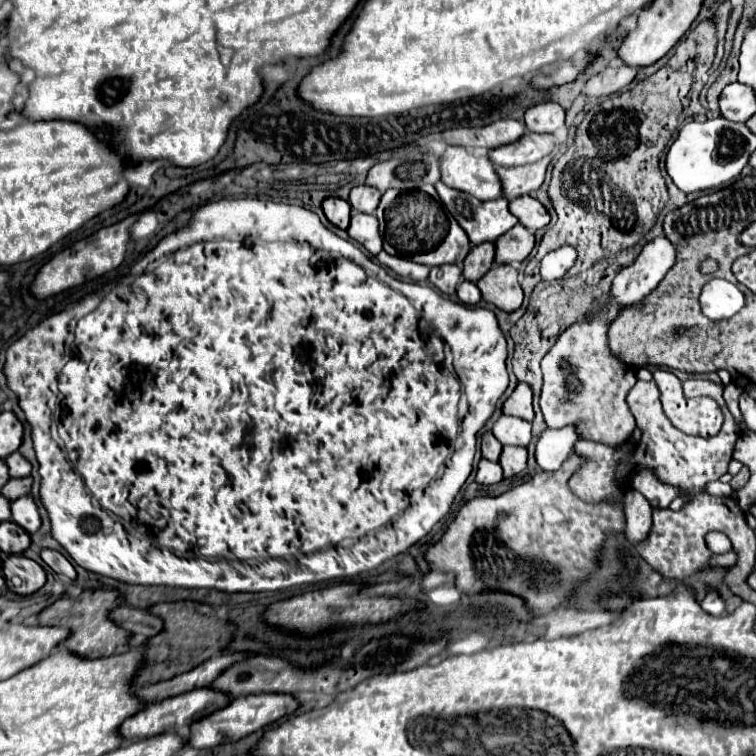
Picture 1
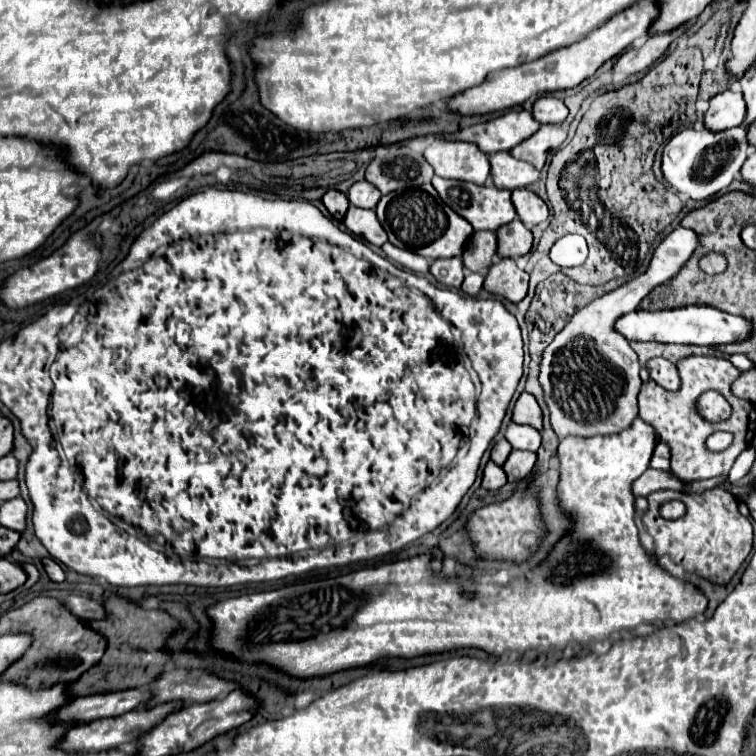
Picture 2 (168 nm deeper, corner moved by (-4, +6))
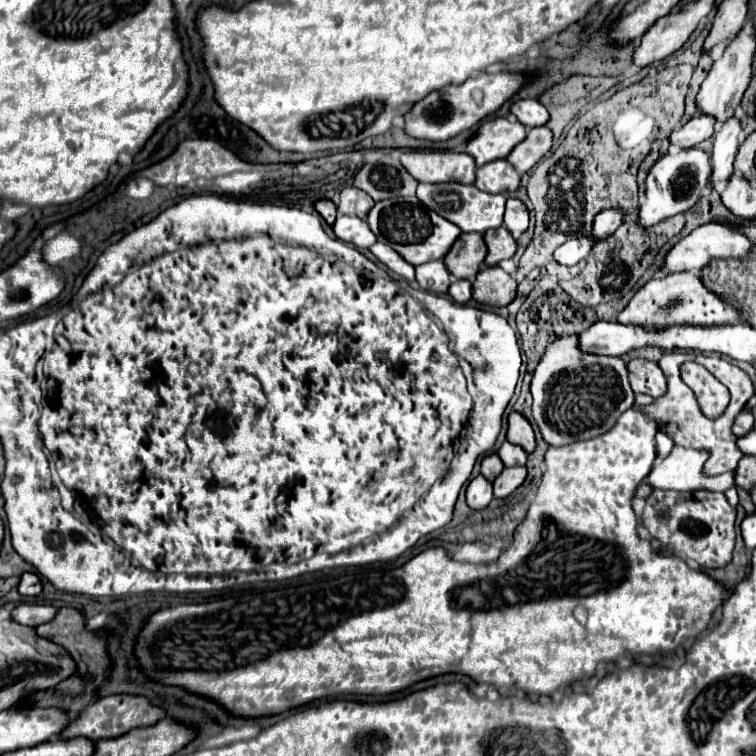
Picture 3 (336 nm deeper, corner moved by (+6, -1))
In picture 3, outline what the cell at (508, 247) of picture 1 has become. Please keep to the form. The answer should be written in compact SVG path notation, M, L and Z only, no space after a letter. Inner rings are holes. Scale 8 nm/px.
M505 226L485 232L485 244L489 248L487 258L485 258L487 266L495 266L501 260L511 258L515 254L515 250L517 250L517 242L513 240L511 232Z

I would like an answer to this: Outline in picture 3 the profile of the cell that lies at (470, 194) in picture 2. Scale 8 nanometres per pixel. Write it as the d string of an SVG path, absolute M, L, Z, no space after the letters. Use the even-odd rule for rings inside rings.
M459 182L419 184L417 186L417 198L429 210L435 210L439 216L457 224L463 232L485 232L489 228L499 228L503 224L503 212L505 212L505 200L507 200L505 194L489 194L489 192L477 190L473 184L465 186L465 184L459 184ZM449 192L451 192L451 196L445 196ZM441 194L443 194L443 198L441 198Z

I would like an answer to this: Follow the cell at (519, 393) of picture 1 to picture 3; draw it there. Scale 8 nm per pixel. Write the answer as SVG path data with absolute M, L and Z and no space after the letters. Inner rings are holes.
M519 412L509 414L509 430L507 430L507 440L521 446L527 454L535 450L535 434L527 418L523 418Z

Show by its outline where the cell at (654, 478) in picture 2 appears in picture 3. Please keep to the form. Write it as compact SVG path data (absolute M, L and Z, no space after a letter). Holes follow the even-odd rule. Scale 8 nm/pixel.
M673 446L669 456L651 470L647 482L659 490L677 490L677 492L695 492L711 490L725 492L735 484L735 474L705 476L702 469L709 454L704 450L694 450Z

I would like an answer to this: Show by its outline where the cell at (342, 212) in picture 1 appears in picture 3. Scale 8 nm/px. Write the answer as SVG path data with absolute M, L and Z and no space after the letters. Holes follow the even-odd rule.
M317 200L317 202L315 202L315 208L317 208L317 212L325 218L327 224L333 224L333 222L335 222L335 212L337 212L337 208L335 208L335 204L333 204L331 200Z

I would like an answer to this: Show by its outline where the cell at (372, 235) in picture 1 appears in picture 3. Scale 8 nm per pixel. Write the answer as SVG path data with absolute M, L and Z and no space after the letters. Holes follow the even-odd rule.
M337 216L333 230L339 240L351 242L357 248L369 248L377 242L377 238L371 232L371 228L367 226L367 222L357 216Z

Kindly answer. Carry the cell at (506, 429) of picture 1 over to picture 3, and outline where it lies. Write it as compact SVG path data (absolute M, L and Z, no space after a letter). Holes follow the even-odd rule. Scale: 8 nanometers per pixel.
M503 442L503 446L499 448L497 454L505 466L525 466L525 462L527 462L527 452L511 442Z

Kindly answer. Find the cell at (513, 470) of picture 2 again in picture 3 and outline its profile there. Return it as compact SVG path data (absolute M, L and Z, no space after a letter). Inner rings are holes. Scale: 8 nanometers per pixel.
M523 466L517 468L503 468L503 472L493 482L493 496L495 498L507 498L517 486L523 484L527 470Z

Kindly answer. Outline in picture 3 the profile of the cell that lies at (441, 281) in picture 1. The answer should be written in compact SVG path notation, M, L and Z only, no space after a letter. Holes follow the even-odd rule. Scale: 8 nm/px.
M433 260L433 262L417 266L417 282L423 290L445 294L451 284L451 274L447 266L443 264L443 260Z

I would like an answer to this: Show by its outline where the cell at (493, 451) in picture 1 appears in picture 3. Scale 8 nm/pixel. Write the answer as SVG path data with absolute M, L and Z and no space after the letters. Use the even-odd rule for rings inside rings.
M495 452L487 454L487 456L483 458L483 462L481 462L481 474L483 474L489 482L493 482L493 480L501 474L503 468L505 468L505 466L503 466L501 458L499 458Z

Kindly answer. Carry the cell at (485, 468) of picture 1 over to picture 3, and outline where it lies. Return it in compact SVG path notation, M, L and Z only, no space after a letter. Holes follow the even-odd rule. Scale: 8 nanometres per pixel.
M481 474L469 482L469 486L467 486L467 506L471 510L487 508L491 498L493 498L493 486Z

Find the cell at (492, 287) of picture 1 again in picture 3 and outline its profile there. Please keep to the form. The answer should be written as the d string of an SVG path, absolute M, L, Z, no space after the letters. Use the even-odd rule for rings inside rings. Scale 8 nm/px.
M499 266L481 270L473 282L473 298L487 306L507 306L515 300L517 282Z

